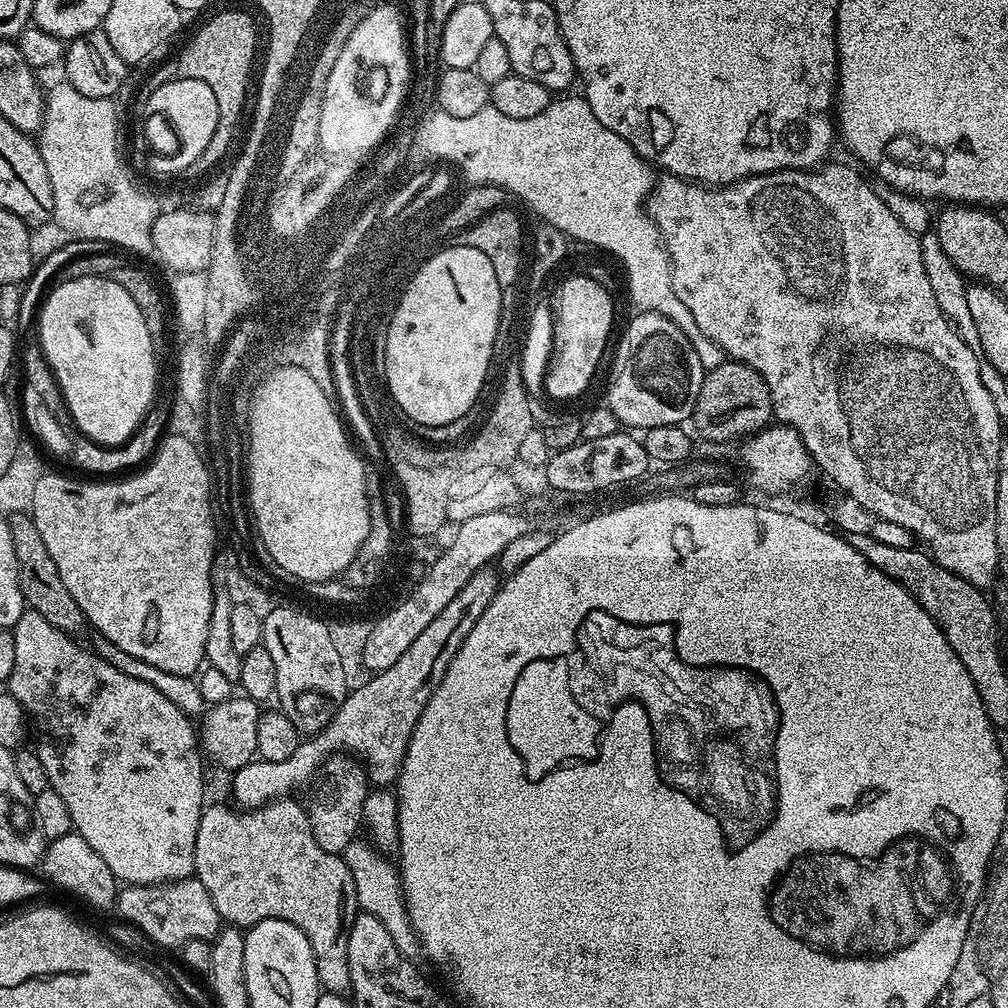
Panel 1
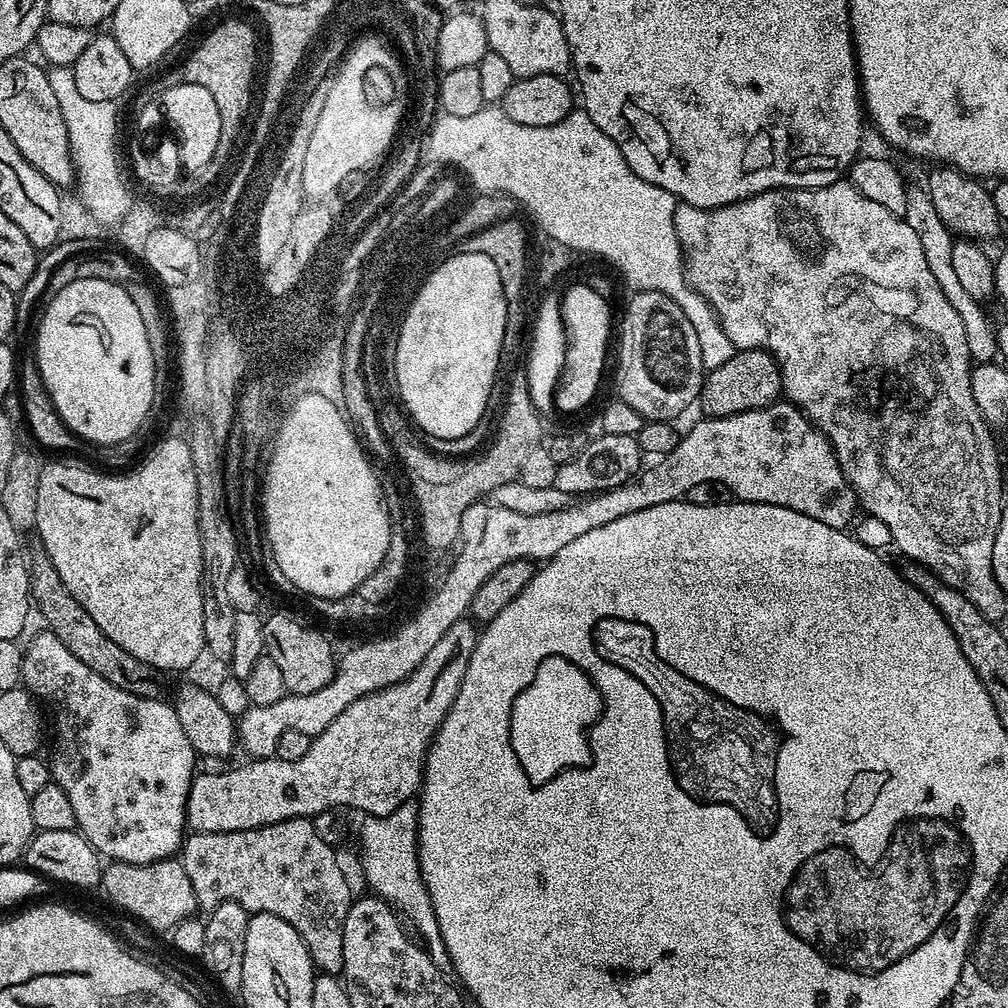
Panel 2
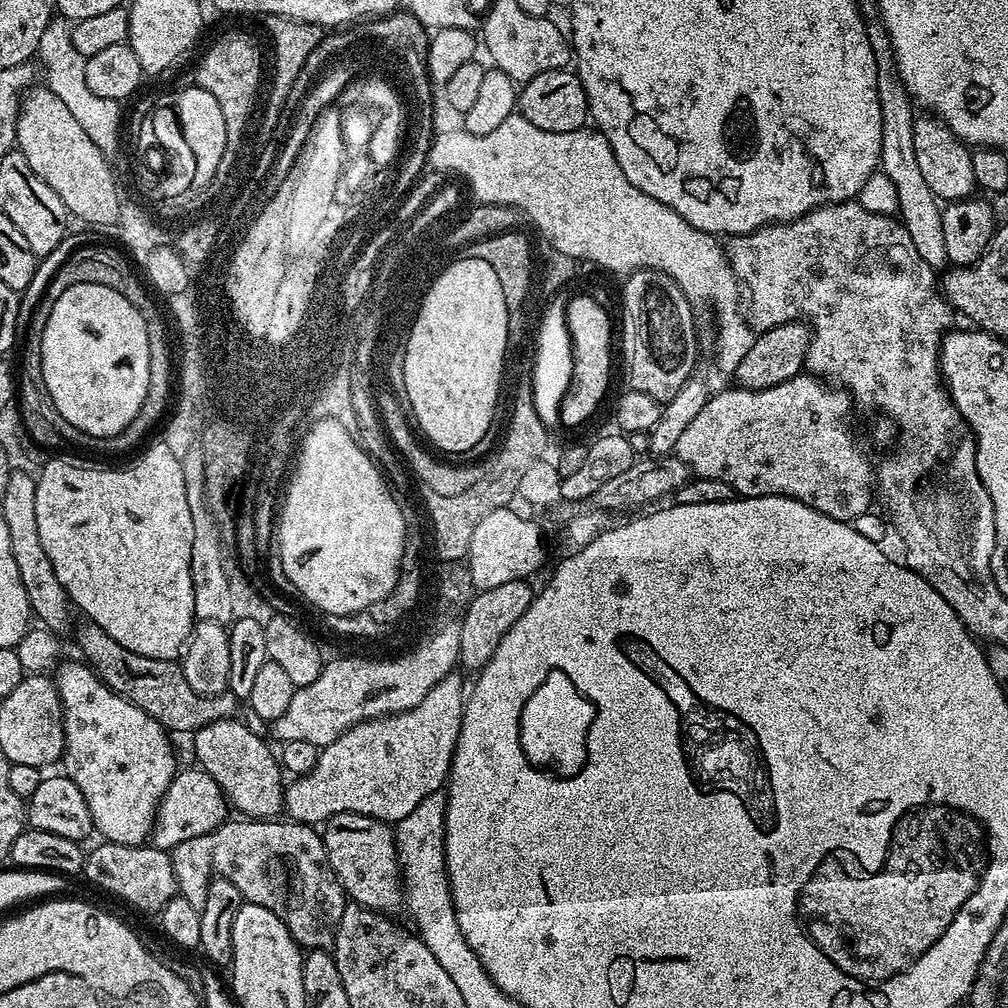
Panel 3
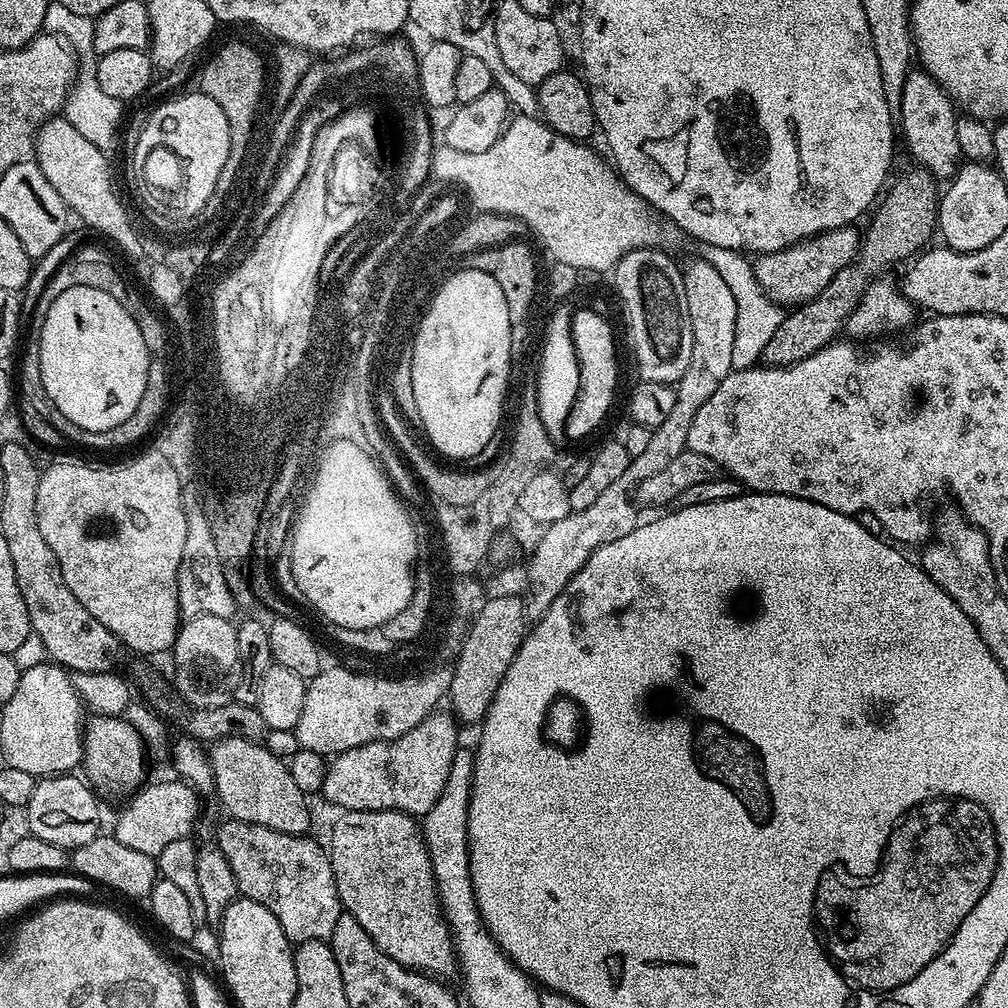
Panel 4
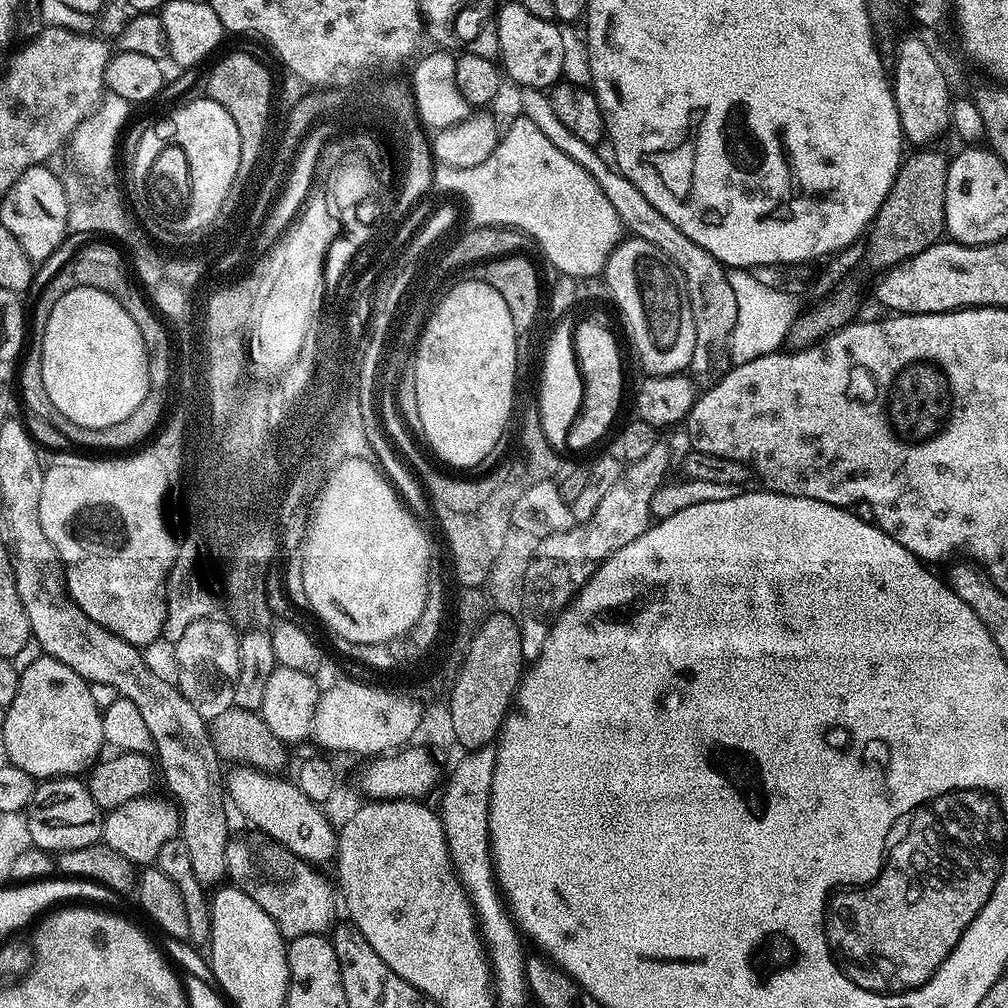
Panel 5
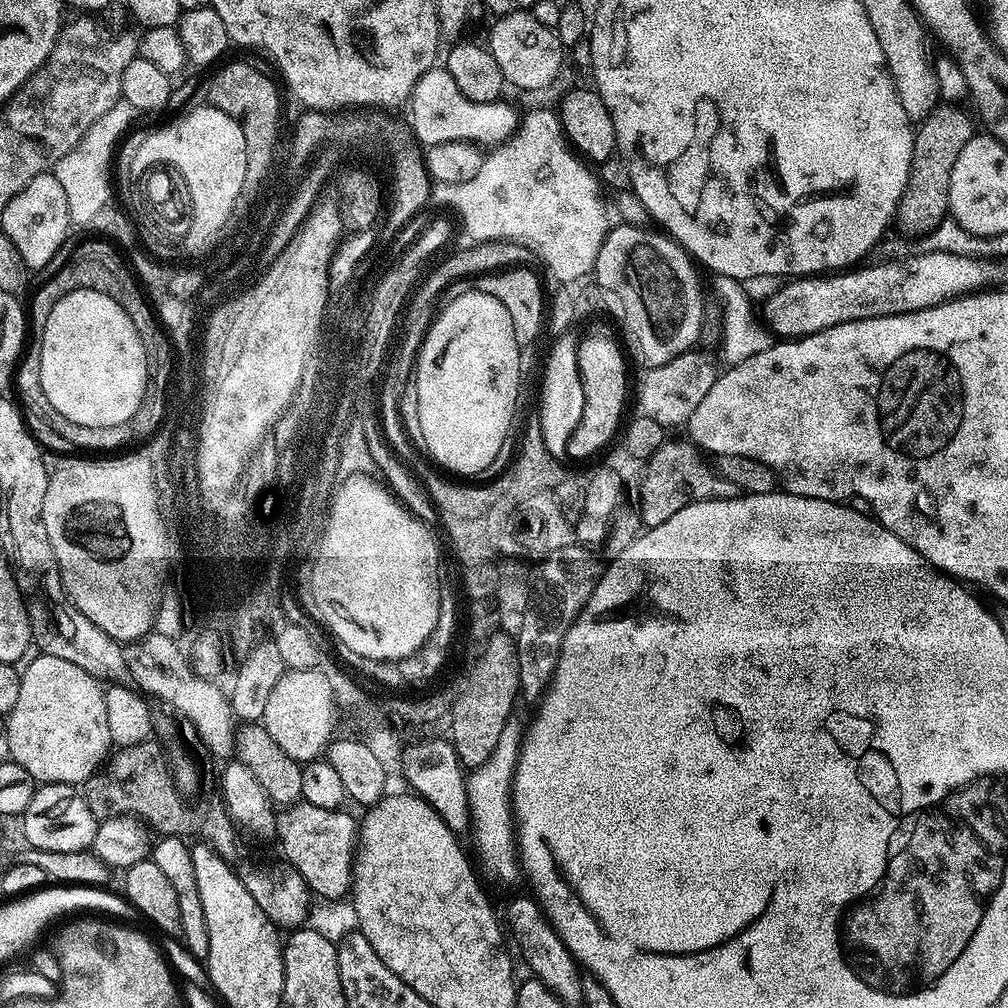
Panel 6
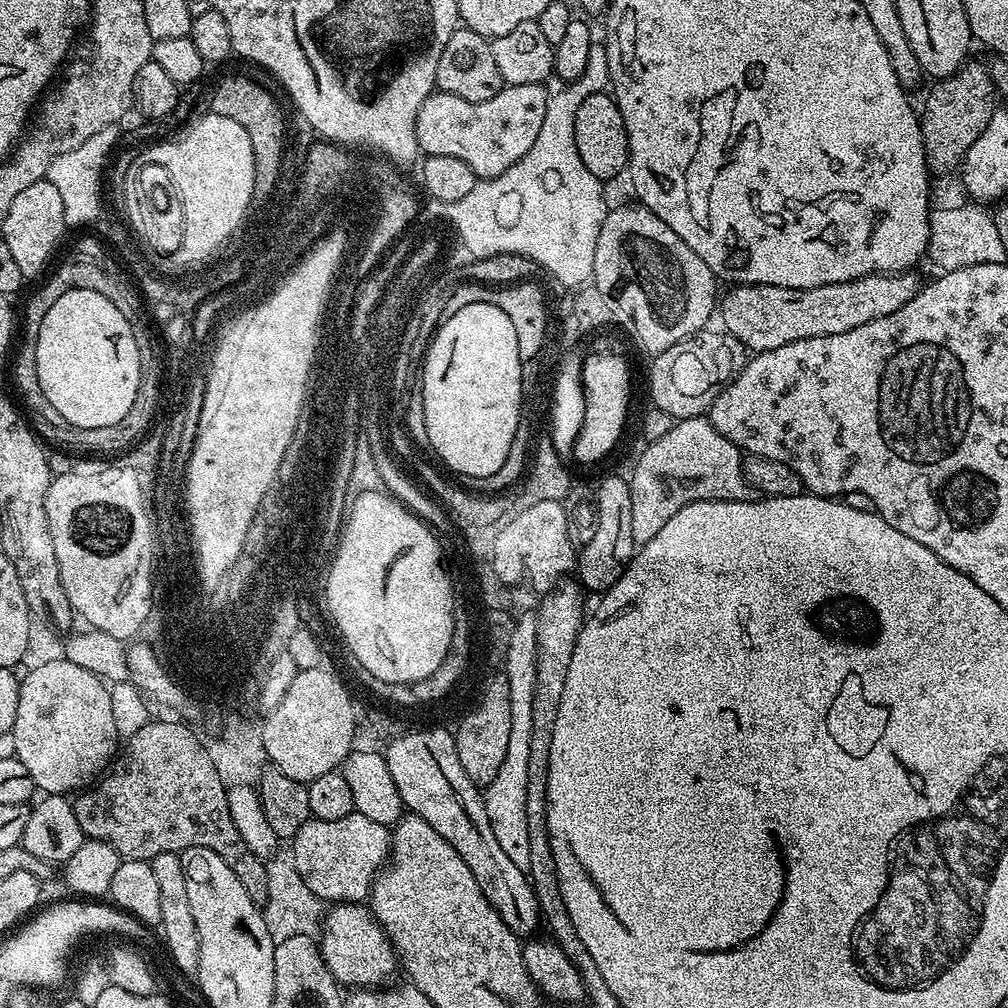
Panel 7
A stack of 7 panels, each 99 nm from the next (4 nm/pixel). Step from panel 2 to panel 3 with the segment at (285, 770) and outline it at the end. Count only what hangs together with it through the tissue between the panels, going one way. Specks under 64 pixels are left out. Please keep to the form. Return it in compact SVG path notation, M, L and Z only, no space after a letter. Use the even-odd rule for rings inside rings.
M453 670L436 683L435 686L427 692L422 698L422 702L418 702L413 708L407 708L404 712L393 712L390 716L378 716L374 720L363 720L360 724L353 724L351 728L341 734L338 738L334 738L329 744L320 748L320 756L316 759L316 765L309 772L297 775L292 785L285 787L282 792L282 808L286 813L289 812L291 819L296 822L303 822L313 826L319 825L321 822L331 818L334 814L342 814L343 812L353 812L354 814L362 814L363 816L373 816L376 820L385 822L399 822L402 818L406 818L406 814L410 814L410 810L414 810L414 806L418 806L418 802L422 802L422 798L429 796L431 792L439 792L445 787L446 781L450 776L452 766L452 755L456 749L456 742L460 727L462 726L462 718L464 717L464 705L466 703L466 684L464 688L464 680L458 674L459 671ZM196 766L191 767L185 772L184 769L177 771L160 800L160 807L156 809L156 823L152 825L151 847L175 849L182 842L214 831L229 819L230 804L218 782L210 773Z

